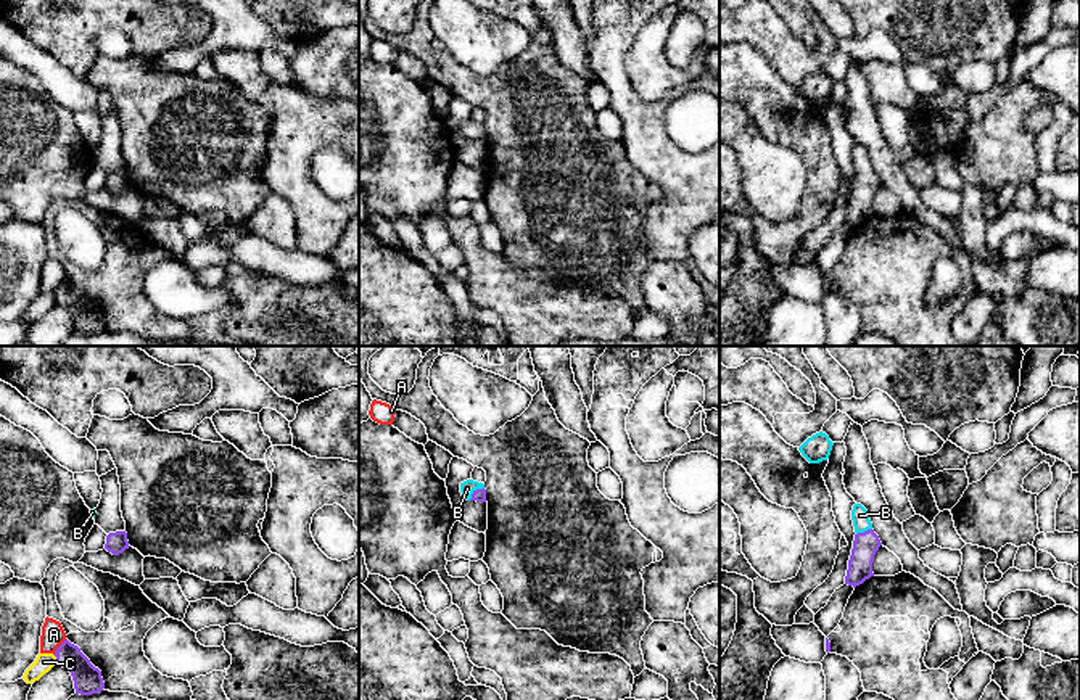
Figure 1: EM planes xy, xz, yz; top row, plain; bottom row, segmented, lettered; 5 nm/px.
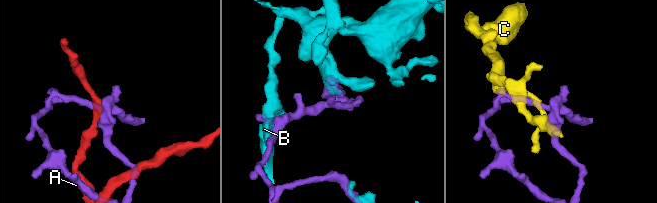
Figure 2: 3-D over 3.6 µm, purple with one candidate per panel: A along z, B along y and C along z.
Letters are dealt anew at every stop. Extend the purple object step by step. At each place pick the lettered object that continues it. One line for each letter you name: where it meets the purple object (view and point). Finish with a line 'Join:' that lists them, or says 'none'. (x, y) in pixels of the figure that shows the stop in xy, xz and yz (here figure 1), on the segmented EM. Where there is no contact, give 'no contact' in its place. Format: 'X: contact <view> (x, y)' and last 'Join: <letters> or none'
B: contact xz (475, 491)
Join: B

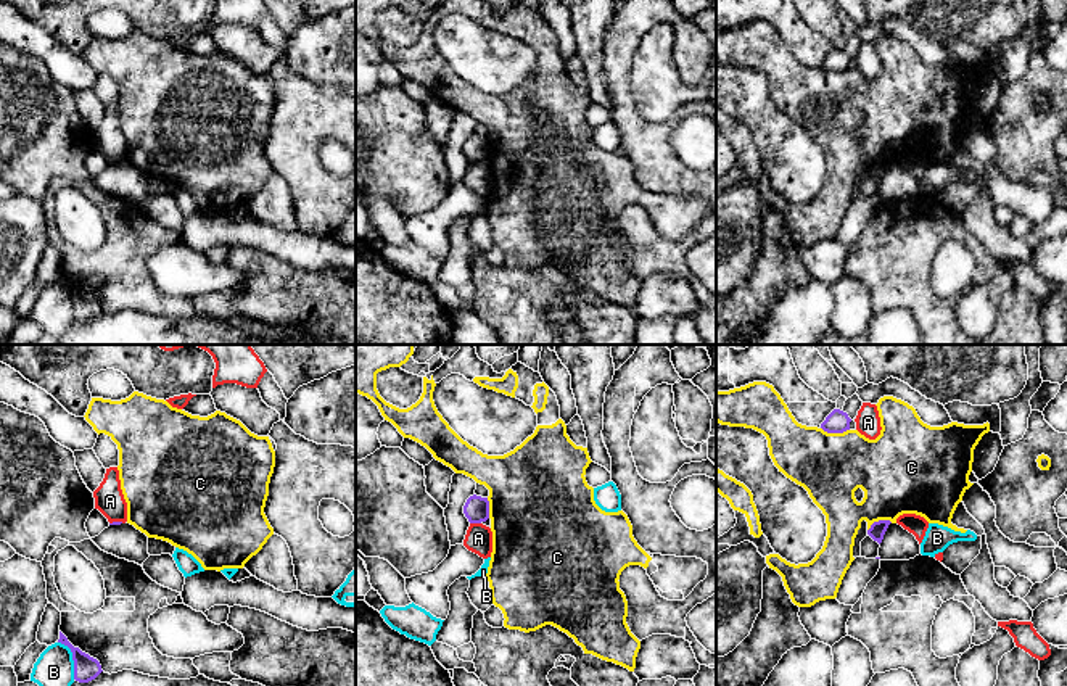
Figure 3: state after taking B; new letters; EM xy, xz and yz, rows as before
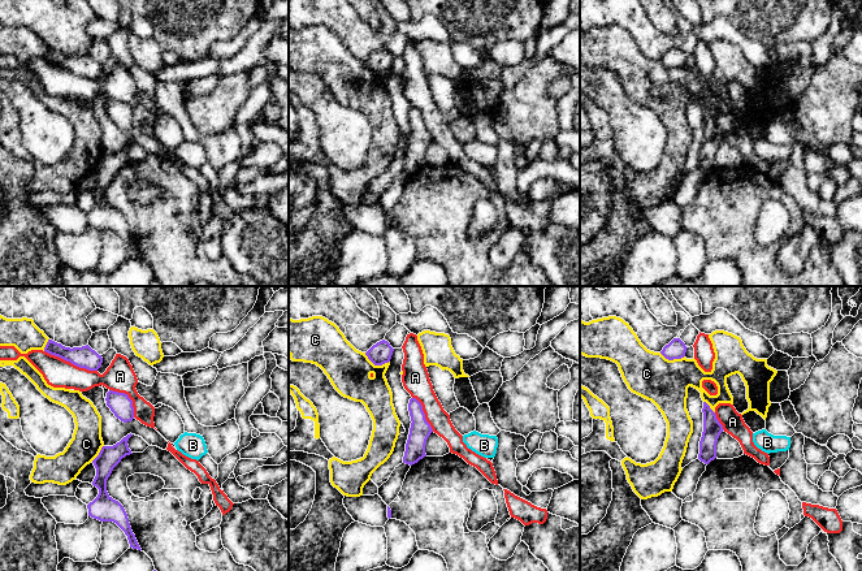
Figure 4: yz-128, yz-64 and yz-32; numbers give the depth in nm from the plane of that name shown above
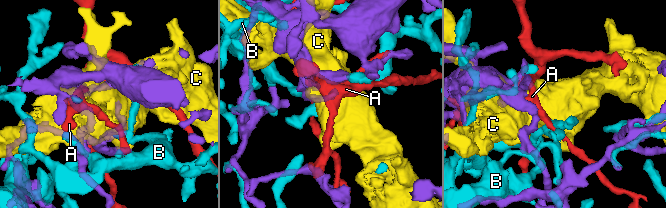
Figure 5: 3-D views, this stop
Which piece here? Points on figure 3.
Join: none

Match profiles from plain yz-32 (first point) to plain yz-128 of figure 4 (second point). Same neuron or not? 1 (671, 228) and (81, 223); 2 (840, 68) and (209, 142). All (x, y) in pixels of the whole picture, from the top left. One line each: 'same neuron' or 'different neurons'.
1: same neuron
2: different neurons

